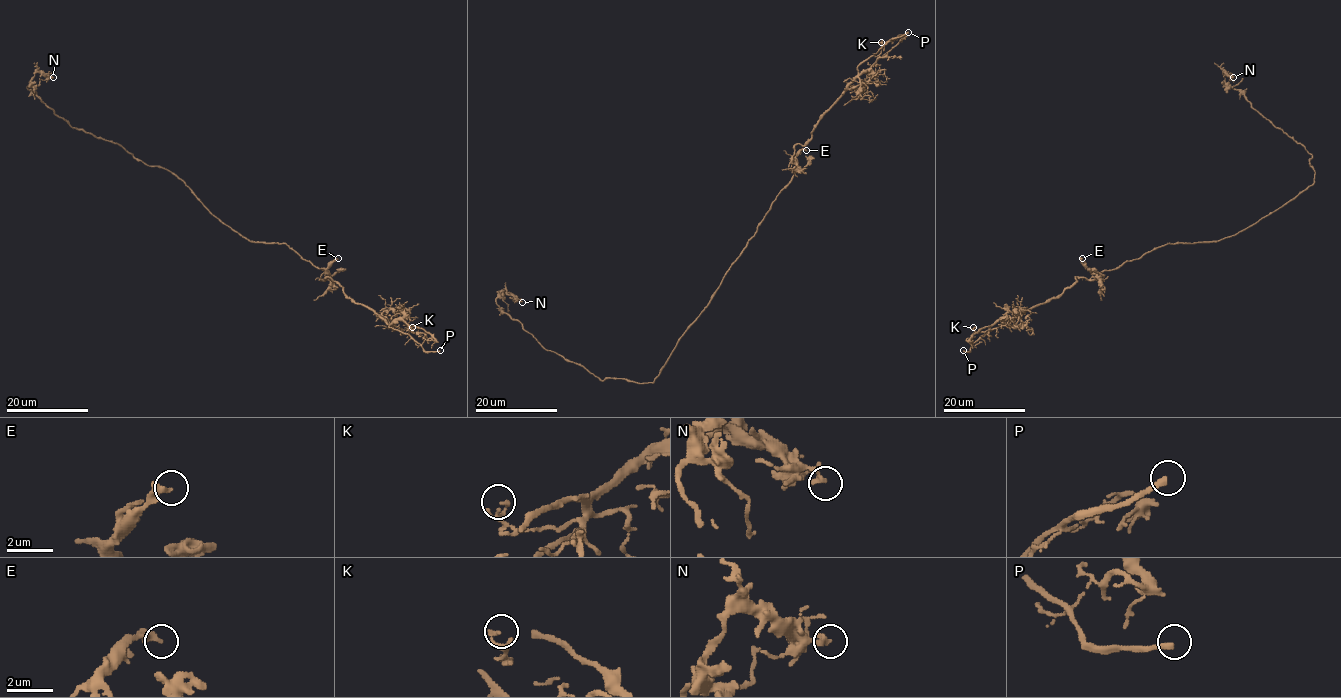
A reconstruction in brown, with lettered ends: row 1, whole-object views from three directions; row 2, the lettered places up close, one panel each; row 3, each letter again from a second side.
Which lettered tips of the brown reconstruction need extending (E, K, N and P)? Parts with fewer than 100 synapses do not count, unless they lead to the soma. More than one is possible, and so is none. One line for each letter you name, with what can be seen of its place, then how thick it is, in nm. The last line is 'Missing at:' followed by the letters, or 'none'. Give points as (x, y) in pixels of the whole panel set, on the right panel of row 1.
P: Place: (963, 350). Thickness 240 nm
Missing at: P

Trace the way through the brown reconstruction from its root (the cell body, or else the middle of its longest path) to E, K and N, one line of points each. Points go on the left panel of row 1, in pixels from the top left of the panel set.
E: (243, 237), (256, 242), (284, 243), (303, 259), (329, 274), (327, 268), (338, 258)
K: (243, 237), (284, 243), (389, 324), (401, 320), (414, 332), (412, 327)
N: (243, 237), (216, 217), (170, 171), (144, 164), (112, 141), (72, 127), (28, 88), (36, 72), (53, 77)

